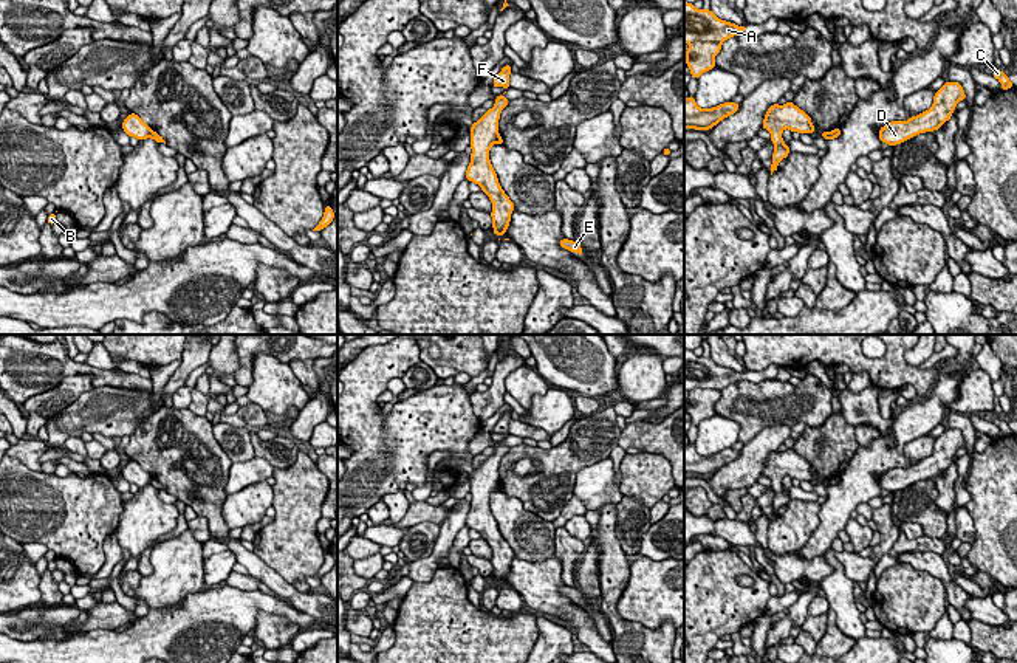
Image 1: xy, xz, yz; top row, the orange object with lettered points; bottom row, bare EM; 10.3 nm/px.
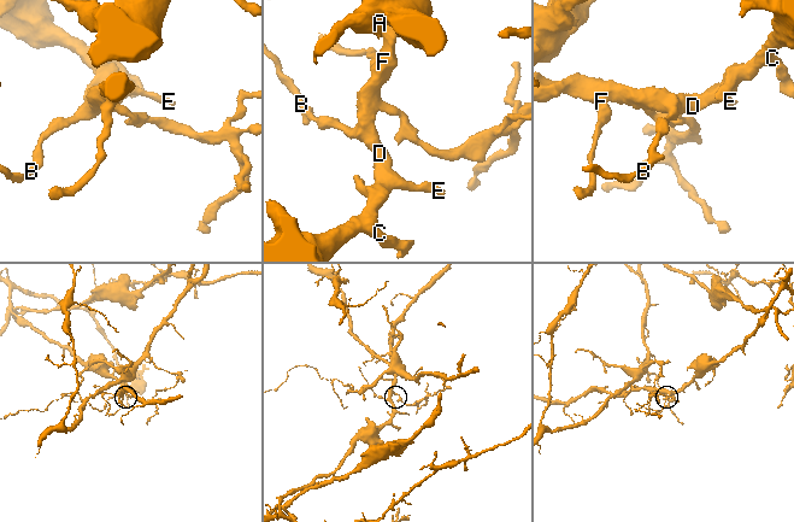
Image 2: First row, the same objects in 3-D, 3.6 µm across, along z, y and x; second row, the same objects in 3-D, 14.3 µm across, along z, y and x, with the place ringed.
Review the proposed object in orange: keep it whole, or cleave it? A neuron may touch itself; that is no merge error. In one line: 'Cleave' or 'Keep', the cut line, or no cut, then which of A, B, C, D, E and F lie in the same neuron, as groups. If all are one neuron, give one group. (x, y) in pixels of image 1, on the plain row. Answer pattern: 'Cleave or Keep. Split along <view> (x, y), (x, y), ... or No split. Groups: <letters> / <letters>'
Cleave. Split along xz (499, 482), (496, 490). Groups: A / B C D E F

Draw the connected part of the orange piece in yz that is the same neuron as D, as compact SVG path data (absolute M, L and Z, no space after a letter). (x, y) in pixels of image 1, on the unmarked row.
M944 429L944 432L935 438L933 452L907 468L892 468L879 476L881 490L889 493L901 491L915 482L938 477L946 468L950 466L954 455L960 448L966 446L964 437L958 429Z

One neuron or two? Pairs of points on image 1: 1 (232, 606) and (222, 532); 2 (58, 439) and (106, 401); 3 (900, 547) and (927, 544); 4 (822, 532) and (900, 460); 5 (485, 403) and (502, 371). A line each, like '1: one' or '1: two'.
1: two
2: one
3: one
4: one
5: one

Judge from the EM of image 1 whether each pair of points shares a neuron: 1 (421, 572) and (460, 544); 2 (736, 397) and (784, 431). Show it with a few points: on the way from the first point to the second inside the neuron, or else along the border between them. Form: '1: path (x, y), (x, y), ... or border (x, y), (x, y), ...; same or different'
1: border (465, 525), (457, 533), (446, 556); different
2: border (791, 426), (768, 425), (745, 445); different

